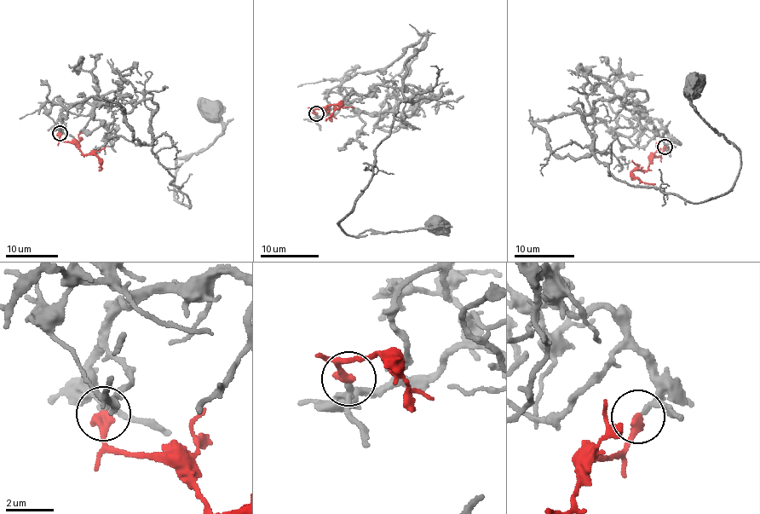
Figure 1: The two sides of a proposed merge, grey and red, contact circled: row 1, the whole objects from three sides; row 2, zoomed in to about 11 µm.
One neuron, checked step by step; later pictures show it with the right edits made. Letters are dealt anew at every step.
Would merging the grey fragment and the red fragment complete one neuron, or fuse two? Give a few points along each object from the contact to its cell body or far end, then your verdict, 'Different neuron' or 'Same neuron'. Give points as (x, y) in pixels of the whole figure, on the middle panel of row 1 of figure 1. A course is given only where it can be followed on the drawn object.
Course of grey: (316, 114), (400, 112), (430, 89), (428, 102), (400, 102), (372, 179), (339, 223), (356, 236), (434, 224). Course of red: (316, 113), (313, 110), (342, 102), (325, 120). Same neuron

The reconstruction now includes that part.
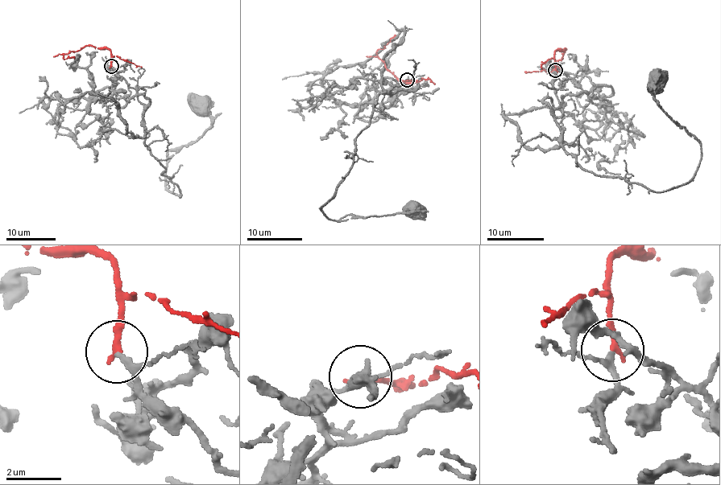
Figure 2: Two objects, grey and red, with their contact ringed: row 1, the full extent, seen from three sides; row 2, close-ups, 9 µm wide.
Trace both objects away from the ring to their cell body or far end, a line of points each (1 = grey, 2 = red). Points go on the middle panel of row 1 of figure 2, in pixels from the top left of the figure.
1: (407, 80), (405, 94), (379, 94), (356, 137), (353, 166), (321, 208), (337, 220), (412, 209)
2: (407, 80), (416, 81), (404, 82), (398, 78), (376, 53), (385, 47), (394, 34)

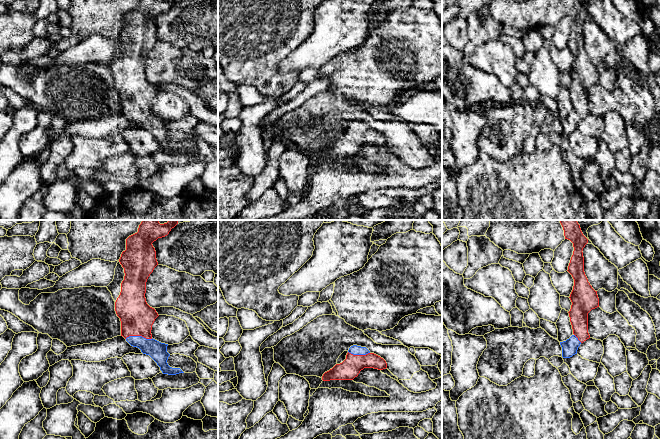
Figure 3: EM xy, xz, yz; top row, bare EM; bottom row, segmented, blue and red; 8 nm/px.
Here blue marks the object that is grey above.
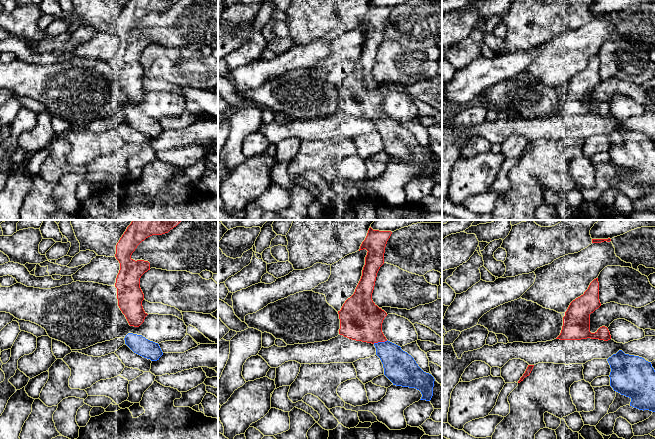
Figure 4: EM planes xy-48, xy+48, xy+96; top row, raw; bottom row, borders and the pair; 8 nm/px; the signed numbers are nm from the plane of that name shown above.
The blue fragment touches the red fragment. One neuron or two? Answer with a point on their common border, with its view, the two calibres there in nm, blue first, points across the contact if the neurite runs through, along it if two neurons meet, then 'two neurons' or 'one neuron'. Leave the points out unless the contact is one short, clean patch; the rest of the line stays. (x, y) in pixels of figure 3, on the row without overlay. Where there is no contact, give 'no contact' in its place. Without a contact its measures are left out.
meets blue in xy at (139, 112); 150 nm thick on the blue side, 280 nm on the other; runs through xy (156, 126), (139, 112), (137, 93); one neuron

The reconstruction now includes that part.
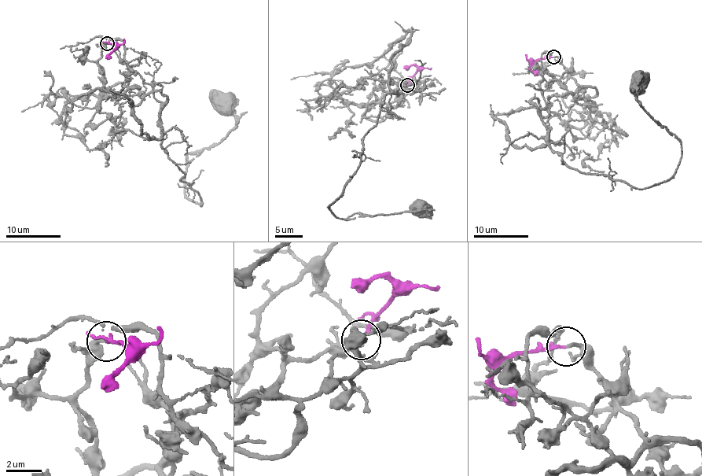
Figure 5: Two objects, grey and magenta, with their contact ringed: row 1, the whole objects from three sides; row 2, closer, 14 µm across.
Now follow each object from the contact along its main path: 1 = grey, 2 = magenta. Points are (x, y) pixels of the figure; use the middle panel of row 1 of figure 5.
1: (406, 85), (365, 105), (414, 83), (412, 94), (387, 94), (329, 207), (345, 219), (419, 208)
2: (406, 85), (417, 67), (403, 67)

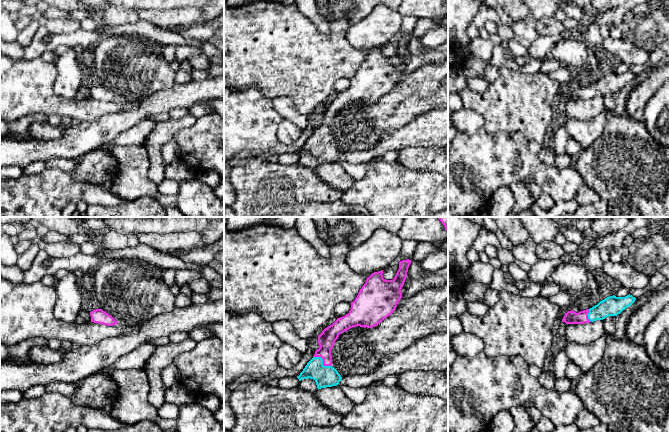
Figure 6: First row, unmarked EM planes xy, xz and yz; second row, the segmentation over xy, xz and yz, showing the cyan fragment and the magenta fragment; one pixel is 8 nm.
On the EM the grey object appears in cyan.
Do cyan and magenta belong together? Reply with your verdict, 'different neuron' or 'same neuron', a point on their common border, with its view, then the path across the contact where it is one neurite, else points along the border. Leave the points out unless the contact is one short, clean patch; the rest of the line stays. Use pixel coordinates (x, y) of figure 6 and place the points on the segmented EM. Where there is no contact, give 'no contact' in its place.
same neuron; meets cyan in xz at (322, 361); runs through xz (325, 376), (322, 372), (322, 361), (326, 340)

